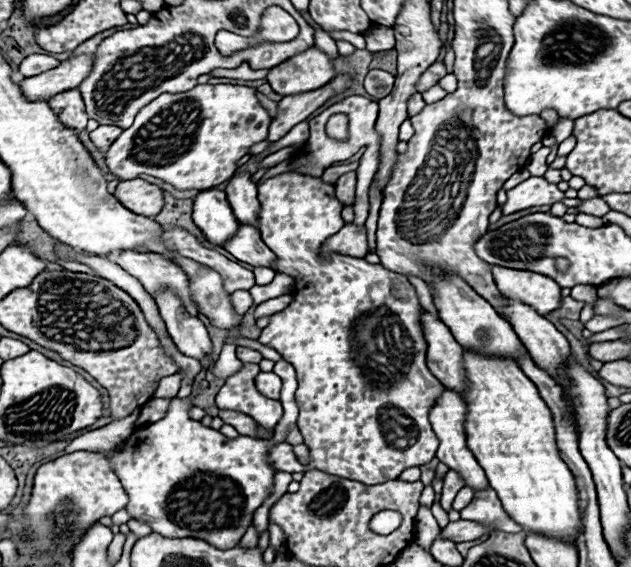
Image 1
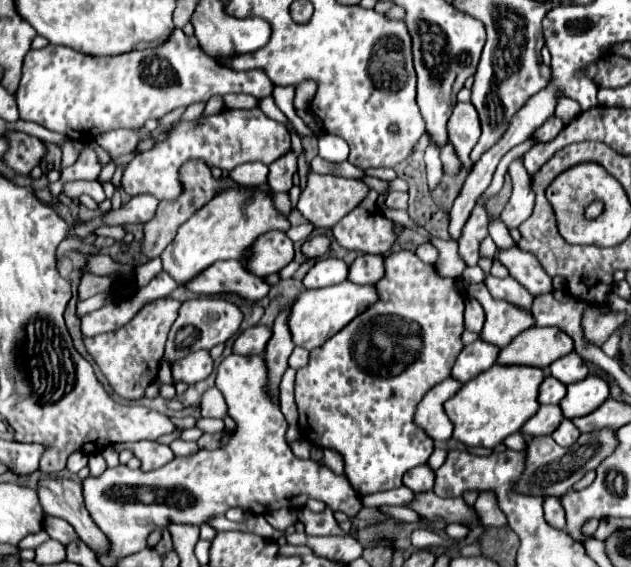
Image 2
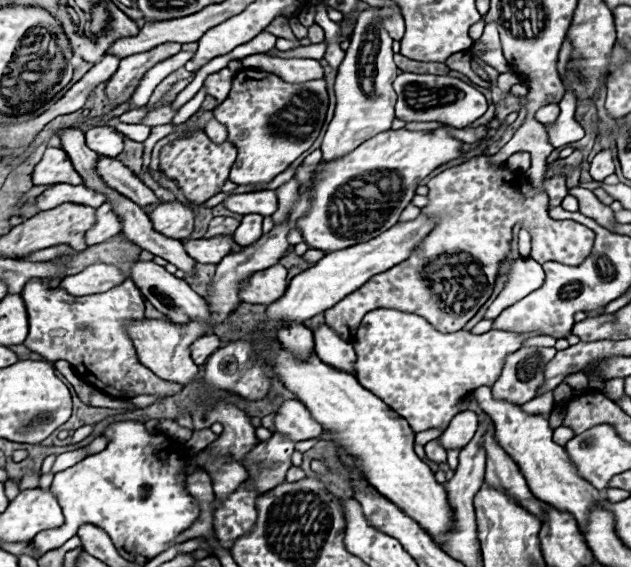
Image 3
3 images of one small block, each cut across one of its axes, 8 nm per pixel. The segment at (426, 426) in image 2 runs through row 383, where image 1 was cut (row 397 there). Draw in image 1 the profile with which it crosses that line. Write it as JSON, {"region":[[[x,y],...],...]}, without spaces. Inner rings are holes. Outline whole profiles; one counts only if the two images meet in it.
{"region":[[[444,390],[442,392],[442,400],[438,400],[438,404],[430,410],[430,422],[432,422],[432,428],[440,440],[440,446],[438,446],[438,460],[444,462],[450,470],[458,472],[460,478],[466,482],[466,488],[472,488],[474,492],[480,492],[480,490],[486,490],[488,488],[488,480],[486,480],[486,474],[484,470],[480,468],[480,464],[476,462],[476,458],[472,456],[472,452],[468,450],[466,446],[466,430],[464,430],[464,422],[466,422],[466,404],[464,400],[452,392],[452,390]]]}

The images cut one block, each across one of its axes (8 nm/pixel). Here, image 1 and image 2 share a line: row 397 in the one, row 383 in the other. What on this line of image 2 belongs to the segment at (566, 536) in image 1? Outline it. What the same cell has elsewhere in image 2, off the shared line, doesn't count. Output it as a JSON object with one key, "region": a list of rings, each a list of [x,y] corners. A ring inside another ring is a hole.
{"region":[[[498,366],[478,374],[478,378],[462,384],[462,388],[444,404],[446,416],[454,424],[454,440],[464,446],[494,448],[506,436],[518,432],[538,410],[538,386],[546,372],[532,366]]]}

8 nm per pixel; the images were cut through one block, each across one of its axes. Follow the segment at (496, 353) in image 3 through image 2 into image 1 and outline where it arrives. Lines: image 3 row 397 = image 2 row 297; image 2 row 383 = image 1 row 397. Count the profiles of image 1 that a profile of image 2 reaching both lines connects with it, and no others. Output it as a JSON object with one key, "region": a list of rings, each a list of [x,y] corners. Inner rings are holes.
{"region":[[[284,172],[258,186],[258,200],[262,240],[278,256],[274,270],[286,272],[296,280],[294,300],[282,312],[270,316],[258,340],[274,348],[284,360],[290,360],[298,372],[298,428],[312,454],[312,462],[306,470],[322,470],[372,486],[398,478],[406,468],[428,464],[438,448],[438,438],[430,428],[428,414],[444,386],[426,366],[426,340],[422,330],[424,308],[420,306],[414,286],[406,276],[362,258],[332,254],[330,260],[322,260],[320,250],[324,240],[346,224],[340,216],[342,204],[334,200],[332,184],[324,184],[320,178],[310,180],[294,172]],[[376,354],[386,356],[386,364],[376,362],[372,358]]]}

